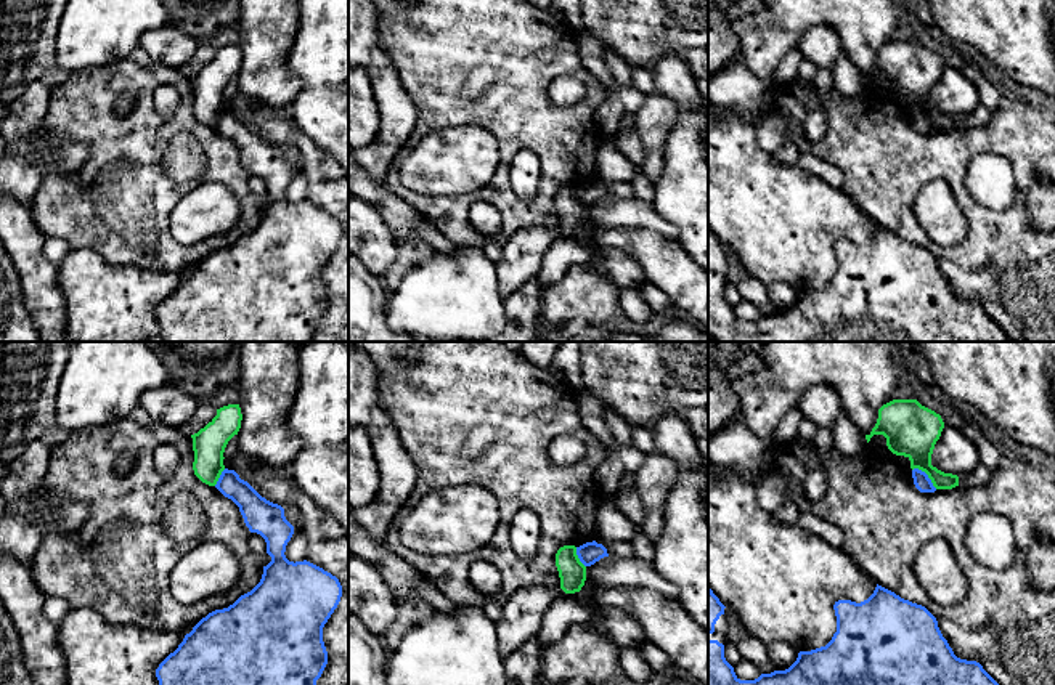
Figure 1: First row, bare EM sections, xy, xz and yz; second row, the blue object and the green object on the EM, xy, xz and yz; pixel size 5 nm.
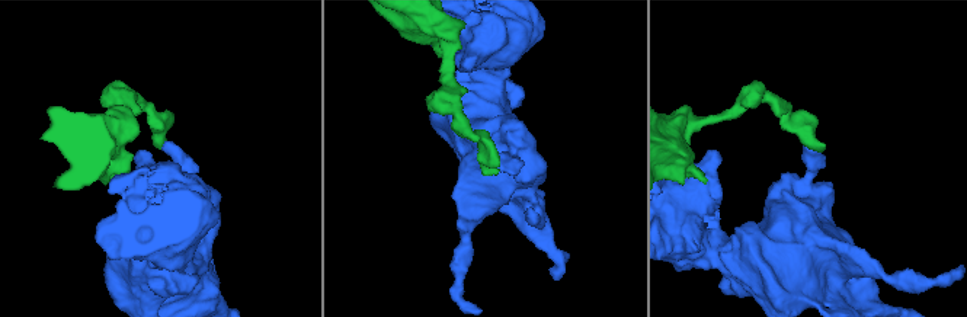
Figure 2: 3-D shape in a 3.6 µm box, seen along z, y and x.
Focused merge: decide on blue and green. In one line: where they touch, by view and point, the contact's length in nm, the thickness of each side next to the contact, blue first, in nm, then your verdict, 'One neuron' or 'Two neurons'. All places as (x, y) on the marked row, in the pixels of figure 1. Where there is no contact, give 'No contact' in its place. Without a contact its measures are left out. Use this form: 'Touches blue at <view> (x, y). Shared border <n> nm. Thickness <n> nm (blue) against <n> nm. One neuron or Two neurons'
Touches blue at yz (927, 475). Shared border 160 nm. Thickness 80 nm (blue) against 260 nm. Two neurons

